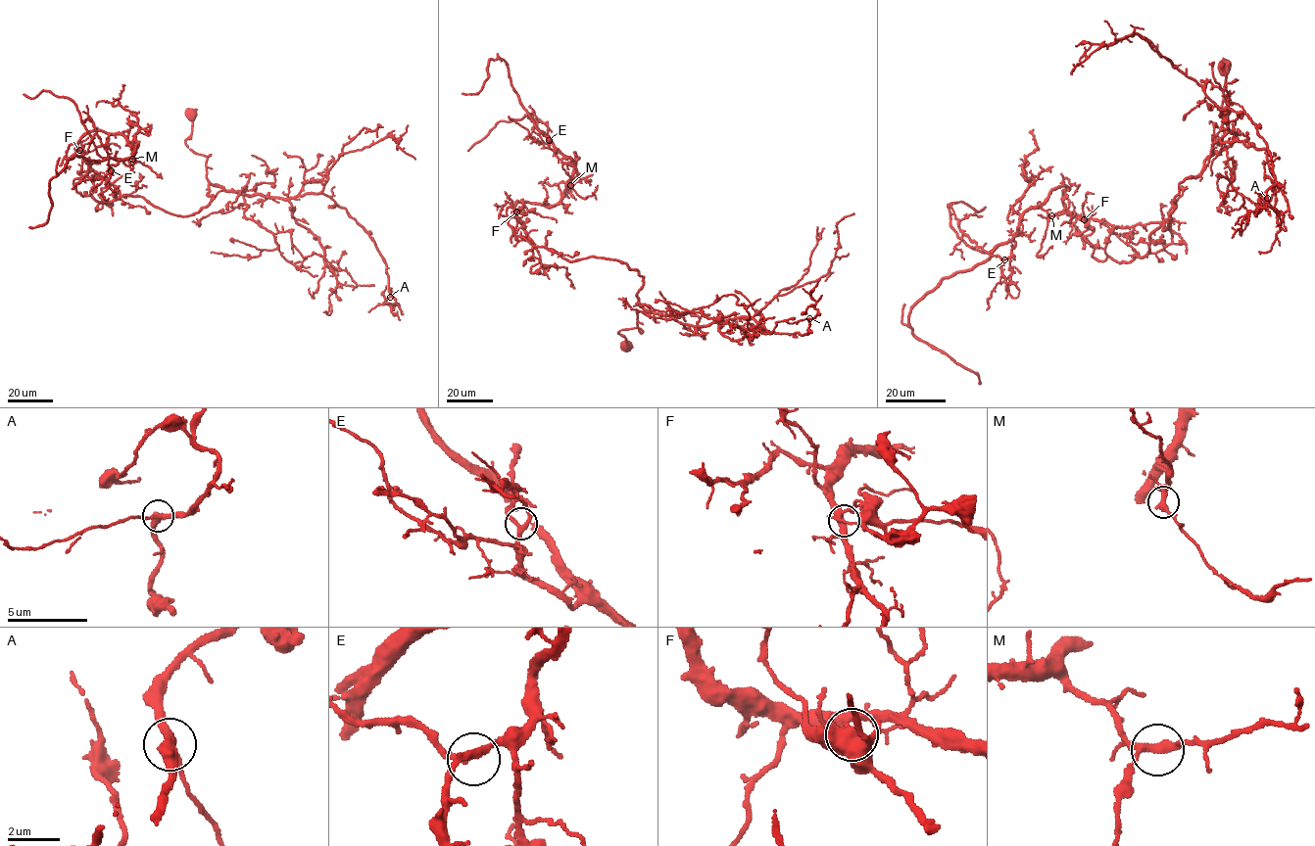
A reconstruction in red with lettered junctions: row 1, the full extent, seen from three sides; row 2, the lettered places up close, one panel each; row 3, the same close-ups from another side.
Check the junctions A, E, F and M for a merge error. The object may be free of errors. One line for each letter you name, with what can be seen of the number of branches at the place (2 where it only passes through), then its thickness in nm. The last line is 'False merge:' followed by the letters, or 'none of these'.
F: 3 branches meet; 140 nm thick
False merge: F

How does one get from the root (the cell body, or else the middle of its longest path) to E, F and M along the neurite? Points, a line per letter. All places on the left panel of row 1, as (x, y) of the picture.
E: (190, 114), (185, 145), (210, 155), (217, 185), (201, 210), (82, 196), (83, 135), (135, 148), (111, 170)
F: (190, 114), (185, 145), (210, 155), (217, 185), (191, 214), (82, 196), (79, 150)
M: (190, 114), (185, 145), (210, 155), (217, 185), (201, 210), (76, 191), (83, 135), (118, 132), (132, 159)

